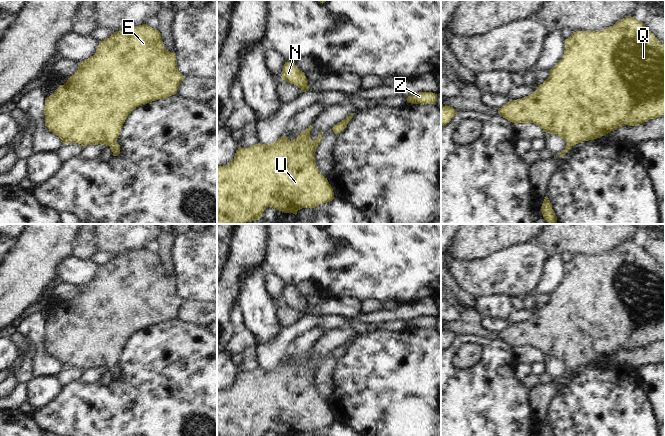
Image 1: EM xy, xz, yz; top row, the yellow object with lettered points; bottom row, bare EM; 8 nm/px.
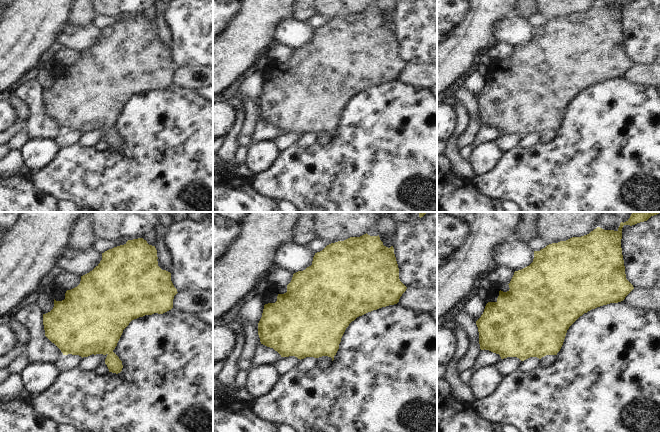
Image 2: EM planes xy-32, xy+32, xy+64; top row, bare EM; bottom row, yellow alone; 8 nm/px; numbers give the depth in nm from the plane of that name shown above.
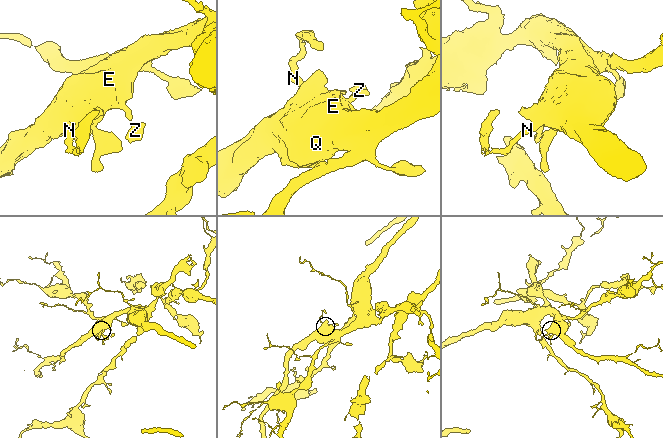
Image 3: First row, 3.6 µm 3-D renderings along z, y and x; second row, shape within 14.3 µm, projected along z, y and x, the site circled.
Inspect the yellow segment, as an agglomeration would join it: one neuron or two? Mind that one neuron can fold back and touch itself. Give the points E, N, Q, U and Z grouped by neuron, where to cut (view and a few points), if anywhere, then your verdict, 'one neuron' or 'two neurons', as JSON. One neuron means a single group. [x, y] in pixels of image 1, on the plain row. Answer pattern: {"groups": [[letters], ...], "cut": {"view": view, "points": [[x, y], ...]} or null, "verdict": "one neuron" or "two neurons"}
{"groups": [["E", "N", "Q", "U", "Z"]], "cut": null, "verdict": "one neuron"}

